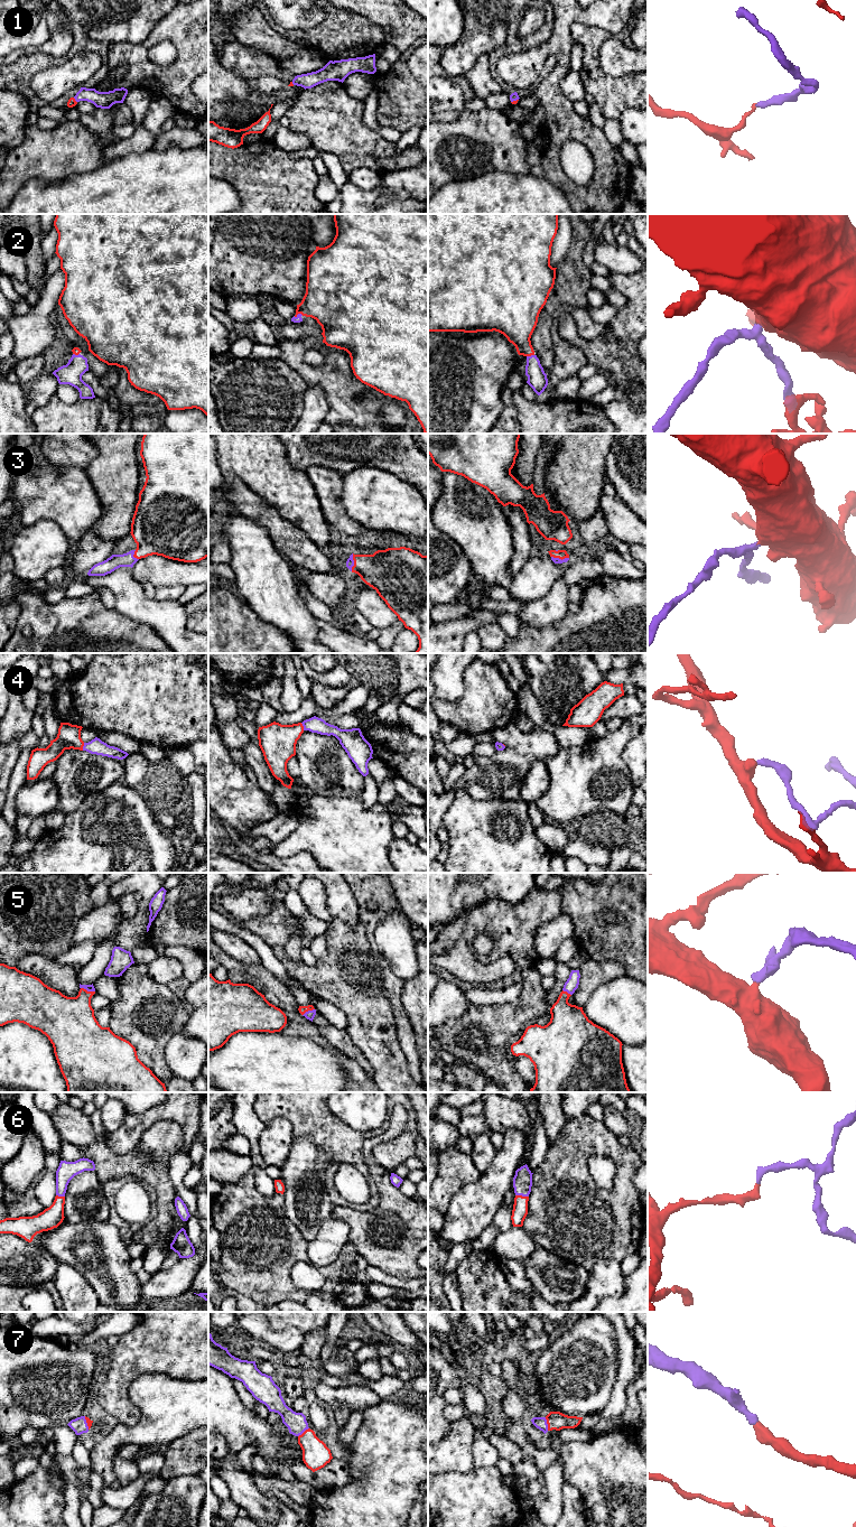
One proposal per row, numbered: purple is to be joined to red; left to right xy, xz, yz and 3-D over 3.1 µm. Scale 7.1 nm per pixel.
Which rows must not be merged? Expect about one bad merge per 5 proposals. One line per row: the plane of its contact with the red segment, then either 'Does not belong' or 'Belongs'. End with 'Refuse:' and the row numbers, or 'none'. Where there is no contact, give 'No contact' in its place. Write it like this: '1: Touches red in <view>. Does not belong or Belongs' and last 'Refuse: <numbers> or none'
1: Touches red in yz. Belongs
2: Touches red in yz. Belongs
3: Touches red in xz. Belongs
4: Touches red in xy. Belongs
5: Touches red in xy. Belongs
6: Touches red in yz. Belongs
7: Touches red in yz. Belongs
Refuse: none

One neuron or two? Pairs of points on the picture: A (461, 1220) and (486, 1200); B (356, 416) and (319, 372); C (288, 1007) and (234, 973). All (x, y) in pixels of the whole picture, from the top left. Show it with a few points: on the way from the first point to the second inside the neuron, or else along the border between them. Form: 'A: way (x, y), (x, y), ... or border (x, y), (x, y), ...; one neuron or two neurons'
A: way (467, 1214), (480, 1202); one neuron
B: way (352, 404), (331, 383); one neuron
C: way (276, 994), (259, 977), (248, 975); one neuron

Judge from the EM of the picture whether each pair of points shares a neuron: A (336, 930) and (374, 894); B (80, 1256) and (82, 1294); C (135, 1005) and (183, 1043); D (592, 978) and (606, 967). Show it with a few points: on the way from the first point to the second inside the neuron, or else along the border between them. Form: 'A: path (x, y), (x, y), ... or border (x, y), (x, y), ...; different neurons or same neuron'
A: border (360, 920), (364, 924), (365, 937), (370, 944); different neurons
B: border (59, 1262), (73, 1266), (96, 1295); different neurons
C: border (182, 1029), (167, 1043), (164, 1060); different neurons
D: path (595, 975), (603, 970); same neuron

